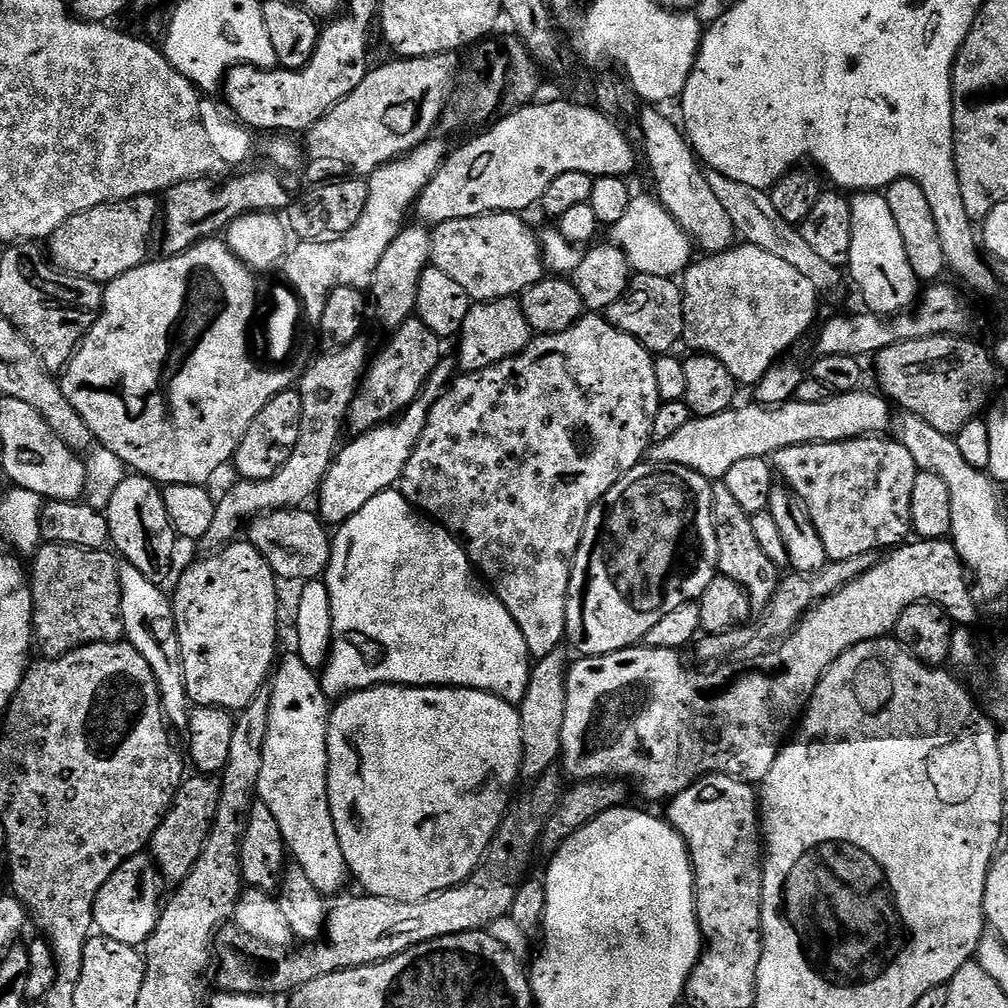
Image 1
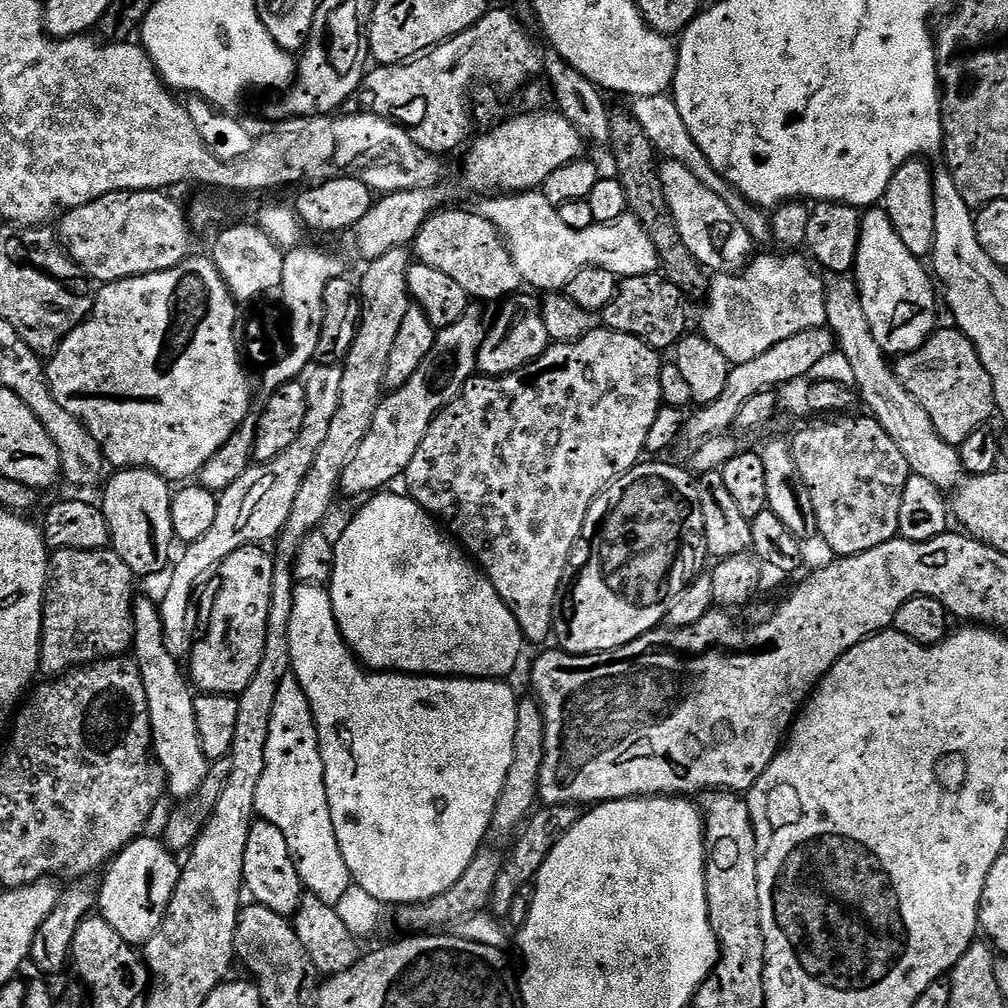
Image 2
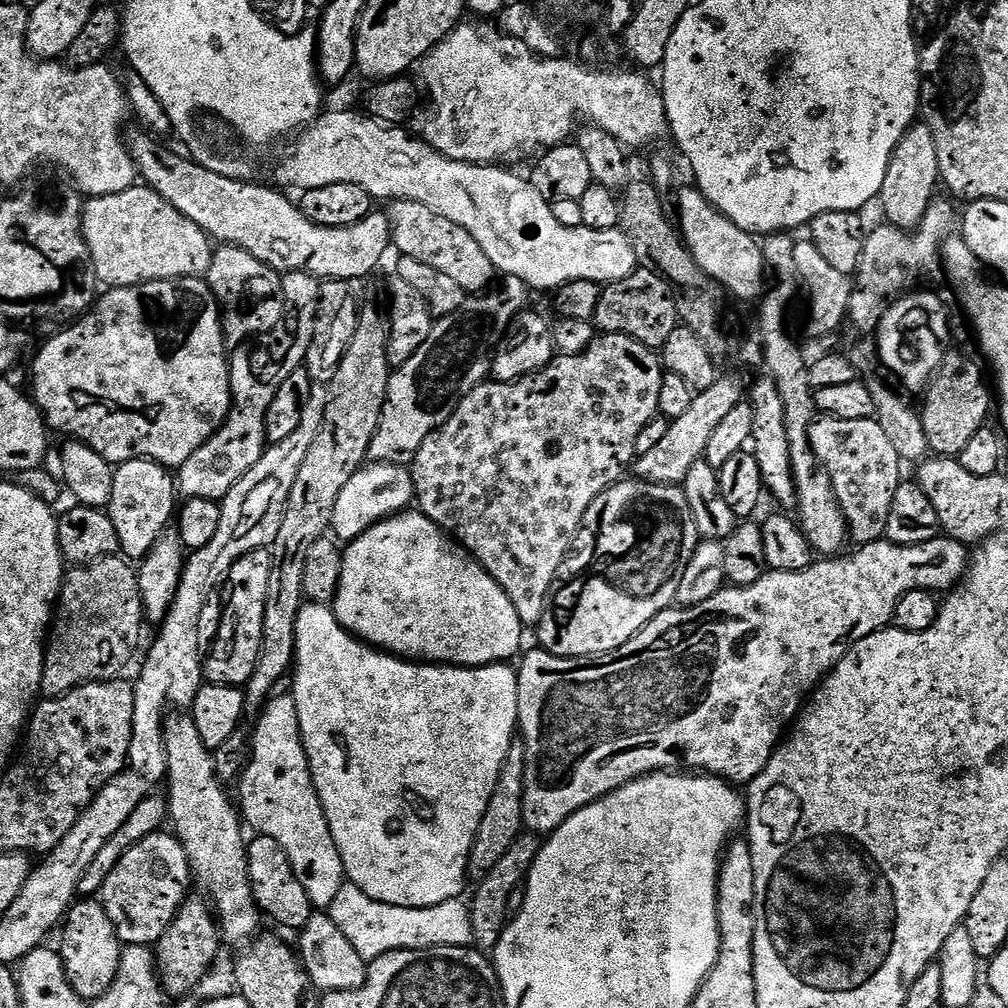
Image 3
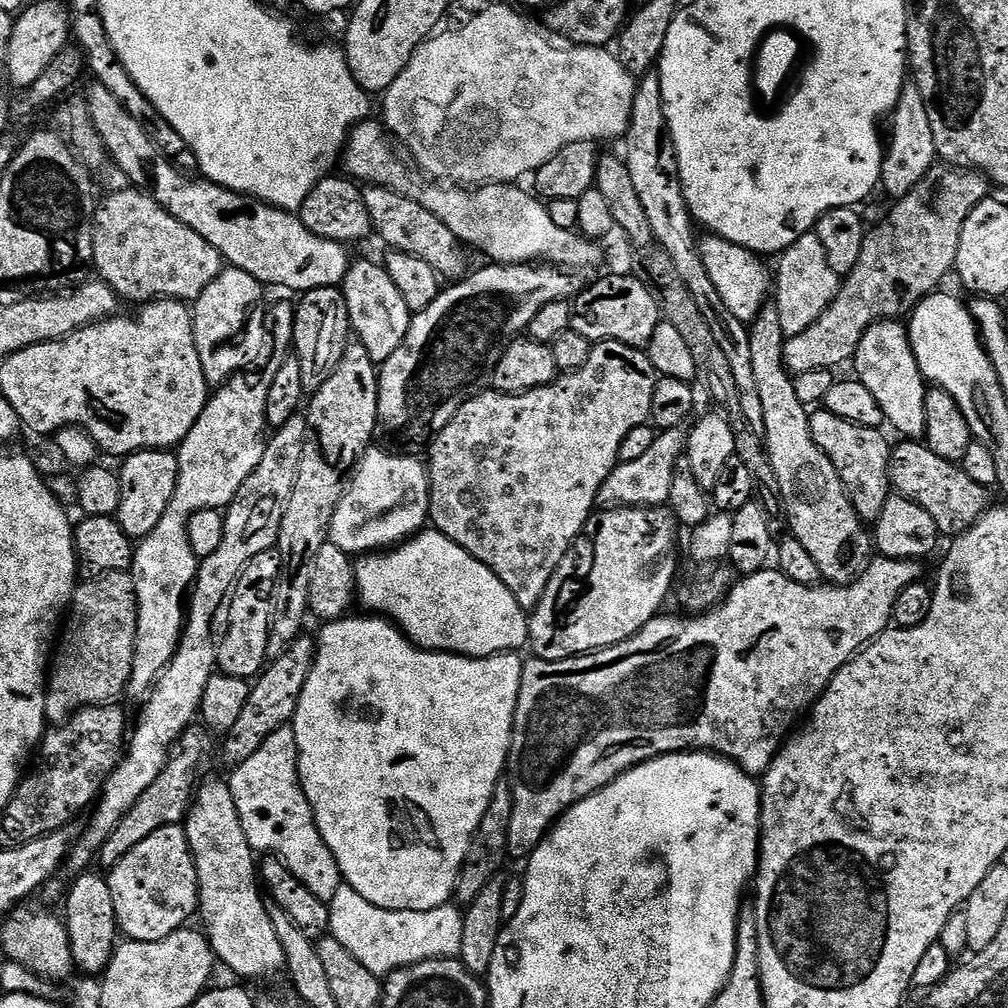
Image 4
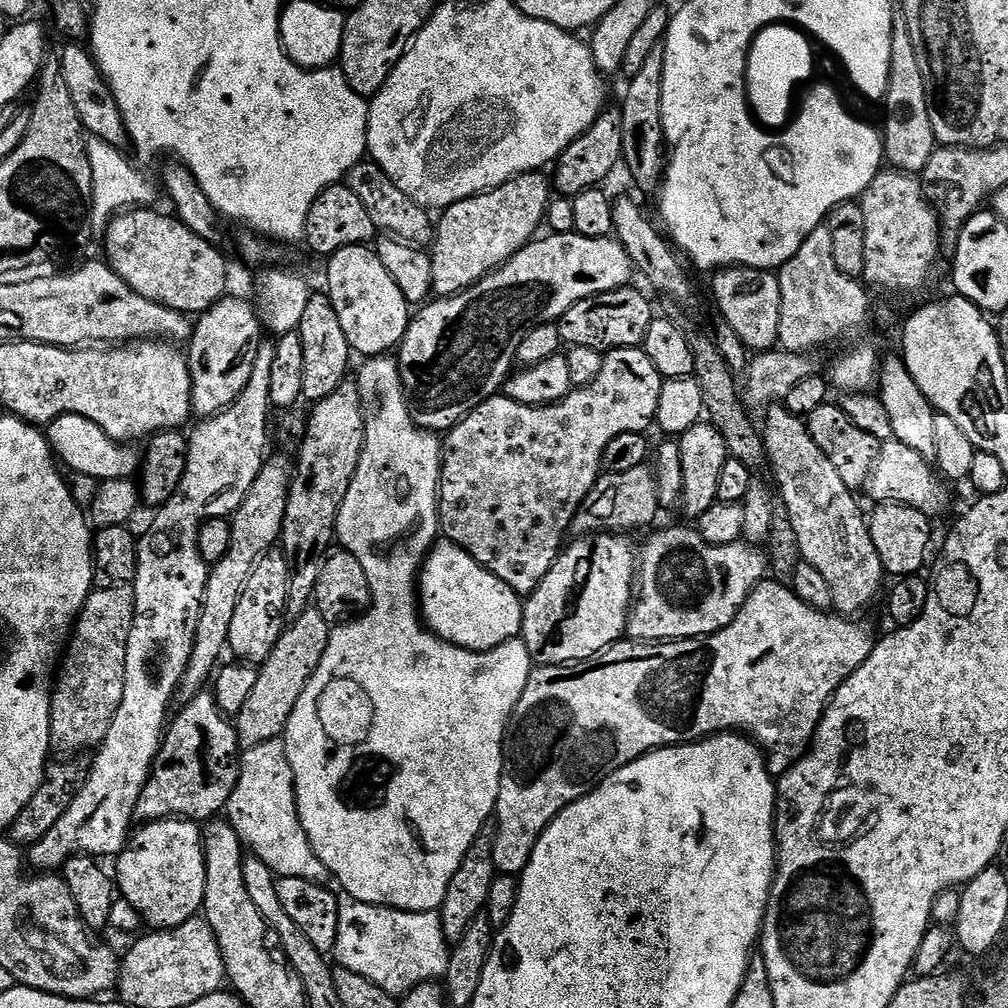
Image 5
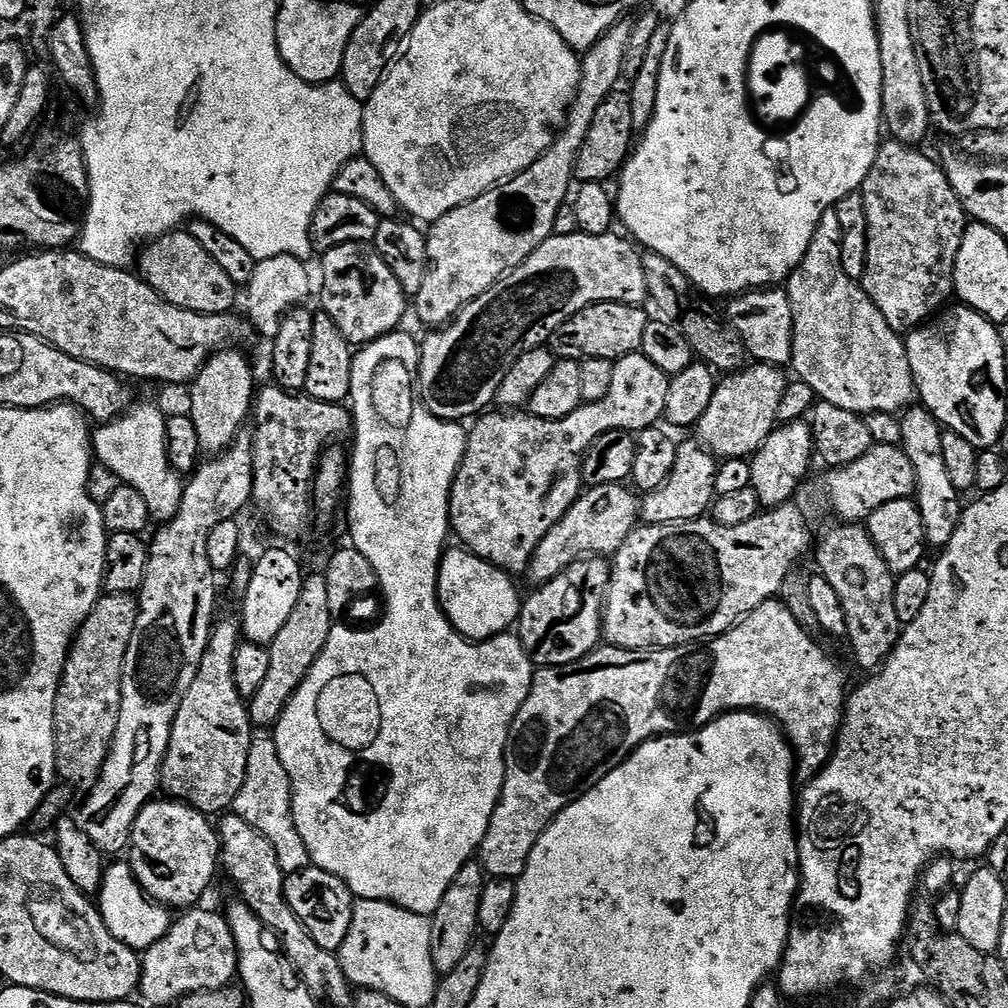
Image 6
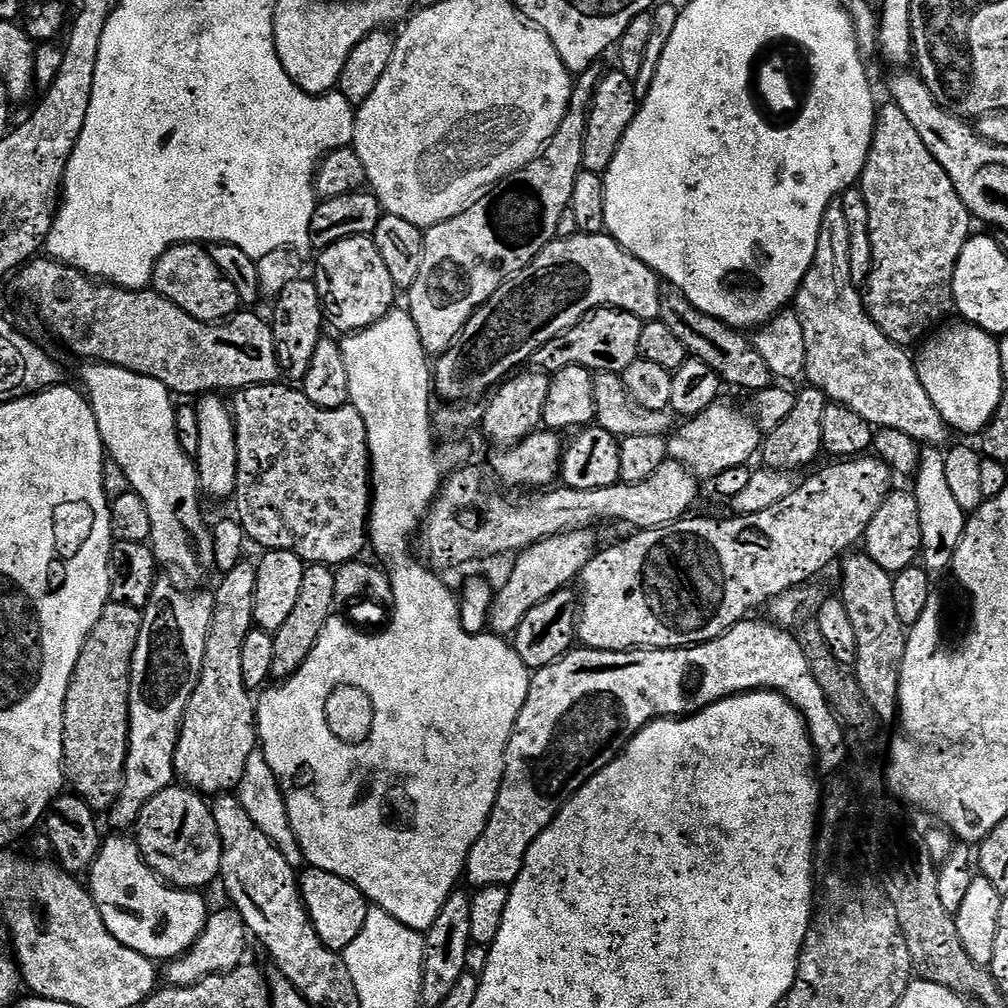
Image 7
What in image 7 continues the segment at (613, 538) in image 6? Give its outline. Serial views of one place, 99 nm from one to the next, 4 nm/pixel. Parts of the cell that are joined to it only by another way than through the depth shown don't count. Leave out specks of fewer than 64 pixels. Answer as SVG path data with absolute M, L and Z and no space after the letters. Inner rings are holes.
M579 528L573 532L554 534L545 540L531 544L515 557L512 569L501 588L495 589L488 615L487 631L496 636L515 637L518 626L522 626L522 618L534 610L546 598L556 592L563 592L571 582L579 581L580 571L591 562L598 551L595 531L592 528Z

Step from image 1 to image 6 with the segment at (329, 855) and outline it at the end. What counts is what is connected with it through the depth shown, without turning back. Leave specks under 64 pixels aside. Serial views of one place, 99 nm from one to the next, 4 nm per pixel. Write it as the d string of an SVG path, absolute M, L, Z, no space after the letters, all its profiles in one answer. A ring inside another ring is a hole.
M268 734L255 737L250 746L250 754L246 758L246 782L242 782L242 790L238 790L234 805L235 815L241 816L270 846L274 846L274 854L278 854L278 866L282 866L285 874L297 872L312 864L310 850L306 850L306 842L298 838L298 830L292 817L292 783L286 774L286 766L282 766L282 758L278 758L278 746L275 739Z

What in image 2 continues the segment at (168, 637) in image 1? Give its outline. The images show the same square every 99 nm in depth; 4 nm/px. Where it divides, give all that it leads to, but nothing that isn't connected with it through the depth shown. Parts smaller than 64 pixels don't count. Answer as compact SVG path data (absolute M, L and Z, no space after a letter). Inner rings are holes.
M137 599L132 606L132 617L136 631L134 659L140 666L142 686L146 686L146 706L150 710L150 748L156 763L164 772L167 795L180 800L176 802L188 802L206 782L210 763L206 754L202 754L202 741L198 738L198 721L194 718L196 696L185 669L176 661L179 659L168 647L157 601Z

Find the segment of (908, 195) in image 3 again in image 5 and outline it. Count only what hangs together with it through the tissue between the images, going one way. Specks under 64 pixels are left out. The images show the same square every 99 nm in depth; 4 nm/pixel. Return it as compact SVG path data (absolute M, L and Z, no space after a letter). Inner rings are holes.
M902 14L897 15L892 31L890 78L882 107L888 111L884 116L884 128L882 127L884 160L898 172L923 173L924 167L936 153L938 145L934 126L930 126L930 106L926 102L926 78L922 78L918 53L914 51L914 38L910 38L908 23Z

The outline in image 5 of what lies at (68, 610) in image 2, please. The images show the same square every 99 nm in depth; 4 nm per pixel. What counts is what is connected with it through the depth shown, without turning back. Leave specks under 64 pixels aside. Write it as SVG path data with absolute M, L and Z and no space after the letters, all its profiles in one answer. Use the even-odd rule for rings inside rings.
M119 584L118 586L114 586L113 588L102 588L97 587L91 594L88 595L86 598L86 602L82 606L82 610L80 611L80 615L76 618L76 623L74 625L74 631L71 633L70 639L67 641L66 647L62 653L62 659L59 661L58 664L58 671L55 673L54 676L54 683L52 686L52 705L50 706L50 738L52 739L52 752L58 754L61 752L61 757L64 758L72 758L75 752L84 752L89 748L89 750L95 750L99 748L100 744L106 738L106 734L110 730L110 722L114 718L114 714L118 714L118 706L122 706L122 690L126 690L126 646L130 642L130 630L134 626L134 614L136 613L136 590L135 587L126 585L126 584Z

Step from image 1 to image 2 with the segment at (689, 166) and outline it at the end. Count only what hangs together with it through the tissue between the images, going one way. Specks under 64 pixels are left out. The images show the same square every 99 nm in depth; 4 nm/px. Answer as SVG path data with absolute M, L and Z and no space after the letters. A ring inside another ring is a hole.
M665 159L660 164L660 181L662 194L666 194L666 206L670 206L670 214L674 214L674 226L678 226L686 250L690 250L700 267L712 274L743 273L748 261L753 259L754 242L742 222L734 218L734 210L730 210L714 190L702 186L686 166L673 160Z

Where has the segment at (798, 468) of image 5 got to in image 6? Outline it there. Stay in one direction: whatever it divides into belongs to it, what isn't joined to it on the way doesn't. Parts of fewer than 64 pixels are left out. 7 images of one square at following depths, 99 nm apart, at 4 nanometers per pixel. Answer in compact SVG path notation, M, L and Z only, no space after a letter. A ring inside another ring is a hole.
M836 522L821 536L819 533L814 544L815 556L819 575L834 586L842 610L846 610L846 640L852 643L857 666L865 668L868 674L875 673L896 649L902 631L894 611L896 576L886 566L882 554L878 554L878 546L874 546L867 527L856 522Z

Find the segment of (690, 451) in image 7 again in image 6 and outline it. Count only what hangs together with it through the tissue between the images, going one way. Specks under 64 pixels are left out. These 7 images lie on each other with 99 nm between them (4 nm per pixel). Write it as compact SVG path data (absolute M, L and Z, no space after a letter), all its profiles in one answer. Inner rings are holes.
M752 362L739 372L725 375L716 385L706 414L694 426L700 443L724 460L752 457L778 427L778 406L782 406L782 394L786 394L790 383L784 372L783 367L774 364Z

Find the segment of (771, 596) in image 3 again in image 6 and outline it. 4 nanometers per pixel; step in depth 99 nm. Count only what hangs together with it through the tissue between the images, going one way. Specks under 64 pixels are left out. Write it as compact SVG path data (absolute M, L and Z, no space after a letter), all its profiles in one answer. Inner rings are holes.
M773 598L767 600L762 606L758 606L748 616L745 616L729 632L724 632L721 636L713 636L707 642L682 644L679 648L649 648L647 650L597 646L590 655L584 656L573 664L539 669L533 675L530 694L526 698L526 702L522 702L518 714L512 719L512 725L508 728L508 741L504 747L504 785L502 786L500 801L496 803L496 809L490 818L490 826L486 830L478 849L480 867L484 869L489 877L497 876L498 878L516 880L526 870L528 855L530 850L534 850L540 835L552 825L552 819L567 804L573 804L576 801L576 797L583 792L588 792L594 786L598 786L598 782L602 782L602 778L606 778L606 774L614 771L623 760L627 760L646 741L654 740L657 736L670 736L702 728L726 712L738 712L741 710L758 712L775 721L780 731L783 732L785 740L792 745L792 751L796 759L794 772L798 777L799 783L801 785L808 784L828 765L828 760L832 757L832 750L836 746L836 734L841 720L844 719L844 706L846 703L843 670L836 668L835 658L828 656L827 650L812 636L815 635L799 624L794 618L794 614L790 614L790 610L783 602Z

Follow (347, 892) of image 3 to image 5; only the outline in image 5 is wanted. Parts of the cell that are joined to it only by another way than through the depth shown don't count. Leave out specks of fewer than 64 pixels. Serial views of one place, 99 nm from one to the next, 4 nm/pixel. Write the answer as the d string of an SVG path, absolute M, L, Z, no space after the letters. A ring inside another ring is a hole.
M347 894L340 896L335 963L362 974L374 986L382 986L386 994L403 998L420 984L447 977L449 955L450 941L442 928L439 911L403 912L367 904Z

